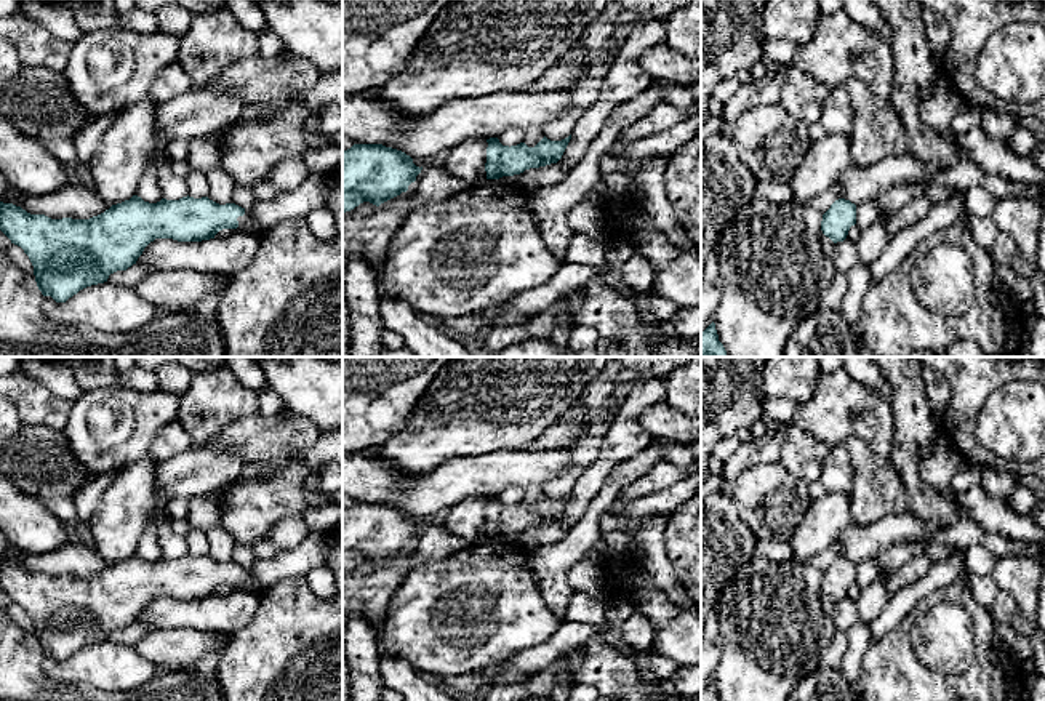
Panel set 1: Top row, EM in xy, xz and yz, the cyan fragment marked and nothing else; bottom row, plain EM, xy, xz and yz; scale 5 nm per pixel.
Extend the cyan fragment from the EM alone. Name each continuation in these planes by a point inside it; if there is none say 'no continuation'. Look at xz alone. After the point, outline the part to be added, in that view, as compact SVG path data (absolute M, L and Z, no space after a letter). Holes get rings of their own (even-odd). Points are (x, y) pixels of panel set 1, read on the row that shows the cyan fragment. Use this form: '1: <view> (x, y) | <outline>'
no continuation

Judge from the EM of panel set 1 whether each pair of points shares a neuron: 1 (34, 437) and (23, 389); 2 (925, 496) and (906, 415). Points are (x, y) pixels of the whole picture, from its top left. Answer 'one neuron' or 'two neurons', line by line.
1: two neurons
2: one neuron

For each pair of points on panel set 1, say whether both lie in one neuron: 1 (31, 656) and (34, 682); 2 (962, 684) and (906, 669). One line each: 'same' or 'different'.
1: same
2: same

